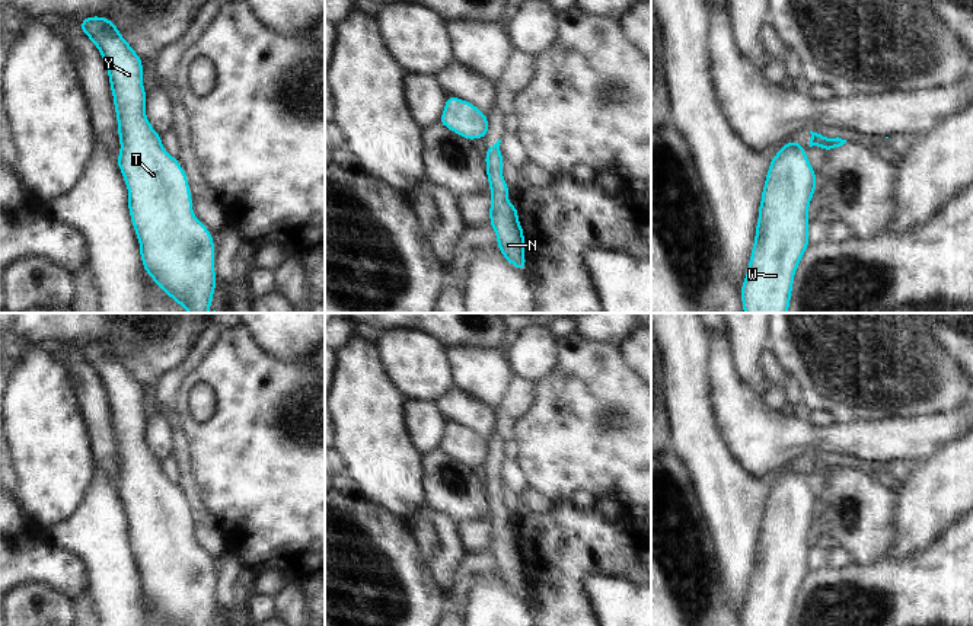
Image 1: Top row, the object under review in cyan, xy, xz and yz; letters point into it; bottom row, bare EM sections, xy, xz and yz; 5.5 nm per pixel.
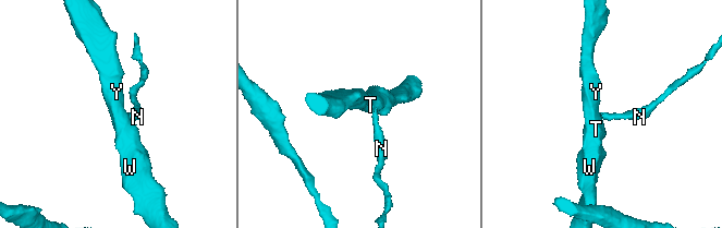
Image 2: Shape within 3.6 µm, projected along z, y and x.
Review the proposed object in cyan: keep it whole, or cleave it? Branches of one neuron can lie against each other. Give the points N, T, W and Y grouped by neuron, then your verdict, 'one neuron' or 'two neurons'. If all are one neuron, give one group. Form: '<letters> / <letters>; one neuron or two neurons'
N / T W Y; two neurons

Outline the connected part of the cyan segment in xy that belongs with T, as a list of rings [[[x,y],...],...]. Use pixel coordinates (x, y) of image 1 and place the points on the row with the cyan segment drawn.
[[[89,16],[79,22],[79,28],[101,52],[108,71],[121,144],[117,165],[128,189],[128,213],[140,243],[143,268],[186,313],[208,313],[217,287],[213,234],[192,211],[186,172],[178,159],[163,148],[160,134],[149,122],[143,61],[112,20]]]

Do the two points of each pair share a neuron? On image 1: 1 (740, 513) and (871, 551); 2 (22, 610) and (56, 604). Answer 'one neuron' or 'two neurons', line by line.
1: two neurons
2: one neuron

